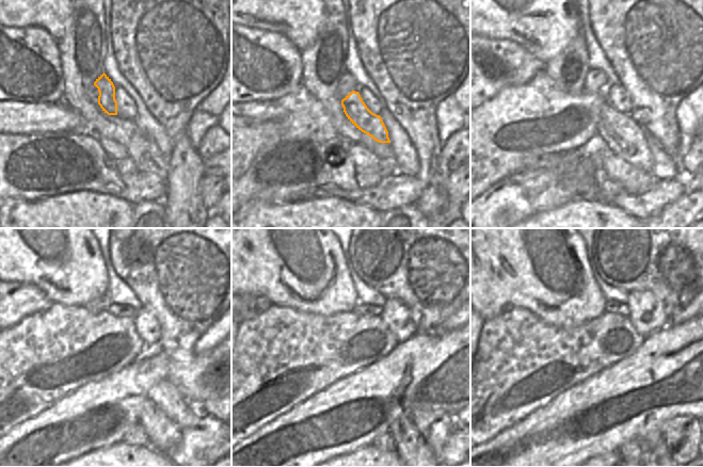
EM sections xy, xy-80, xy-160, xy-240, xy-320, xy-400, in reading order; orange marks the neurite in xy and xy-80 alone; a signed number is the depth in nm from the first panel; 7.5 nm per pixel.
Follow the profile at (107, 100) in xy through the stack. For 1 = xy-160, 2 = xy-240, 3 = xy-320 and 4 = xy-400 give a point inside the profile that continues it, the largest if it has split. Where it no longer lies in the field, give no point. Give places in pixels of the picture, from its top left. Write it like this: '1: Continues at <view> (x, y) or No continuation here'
1: Continues at xy-160 (618, 130)
2: Continues at xy-240 (164, 395)
3: Continues at xy-320 (435, 427)
4: Continues at xy-400 (684, 435)

